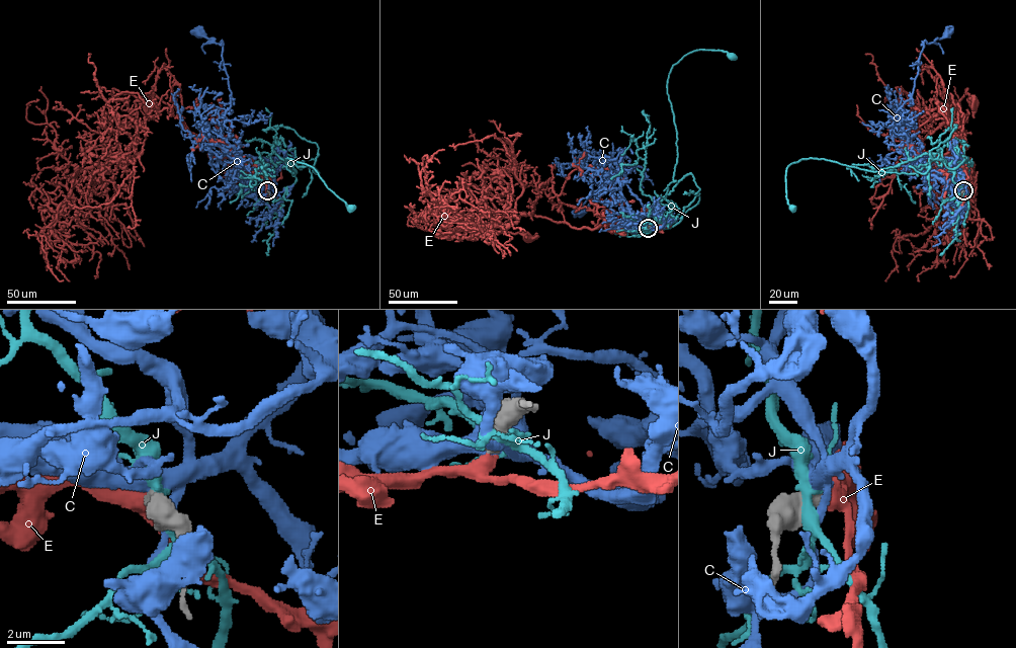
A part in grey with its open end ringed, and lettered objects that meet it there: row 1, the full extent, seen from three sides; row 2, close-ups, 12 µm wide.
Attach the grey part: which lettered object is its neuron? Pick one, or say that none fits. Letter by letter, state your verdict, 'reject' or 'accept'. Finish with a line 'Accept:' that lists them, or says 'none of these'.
C: reject
E: accept
J: reject
Accept: E

